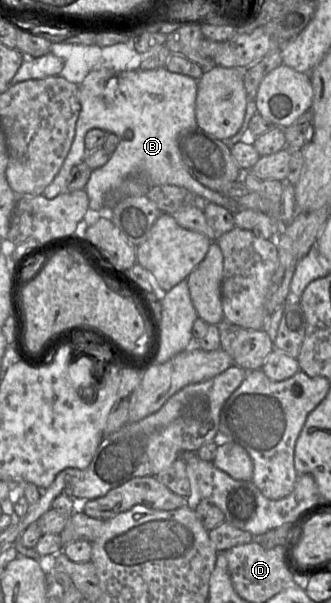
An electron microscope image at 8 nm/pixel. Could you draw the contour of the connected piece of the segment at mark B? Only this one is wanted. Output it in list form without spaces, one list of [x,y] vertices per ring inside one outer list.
[[[166,67],[132,71],[99,69],[90,71],[78,87],[81,109],[76,122],[75,137],[60,171],[43,192],[47,199],[66,192],[67,179],[72,168],[81,163],[88,154],[85,147],[86,133],[91,129],[102,129],[116,134],[120,140],[109,161],[92,170],[84,189],[88,195],[89,209],[98,211],[101,217],[108,216],[112,210],[105,206],[105,195],[117,191],[127,178],[136,173],[144,175],[150,187],[184,187],[194,195],[226,208],[232,214],[238,212],[236,198],[213,191],[192,177],[177,146],[181,131],[197,127],[195,108],[198,80],[170,72]]]

